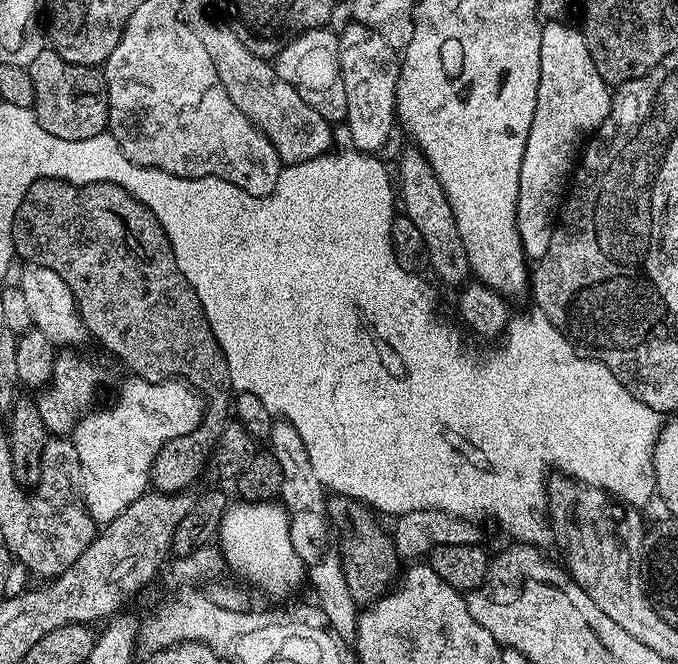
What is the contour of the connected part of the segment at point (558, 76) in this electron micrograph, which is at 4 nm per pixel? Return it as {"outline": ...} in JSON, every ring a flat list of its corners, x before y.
{"outline":[[562,20,547,21,541,27,542,50,540,51,540,77,538,78,538,102,534,106,534,122,530,122,530,134,526,138,526,154,522,154,522,172,518,174,518,206,516,221,518,222,518,238,529,261,535,262,546,254,550,247,550,238,554,221,562,208,574,165,585,147,586,141,612,109,612,92,610,85,598,74,598,66,594,66,594,58,590,58,590,50,584,41,584,33,579,27,571,28,571,23]]}

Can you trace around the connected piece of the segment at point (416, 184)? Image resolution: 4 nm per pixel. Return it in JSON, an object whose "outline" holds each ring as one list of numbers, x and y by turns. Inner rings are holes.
{"outline":[[409,146,400,156,398,200,401,205,404,203,404,208,402,208,403,215,408,216,410,222,414,222,414,226,418,226,418,231,422,233,422,239,426,242,426,254,428,255,430,272,433,272,444,284,463,285,469,279,470,269,466,258,466,246,462,246,462,238,458,234,458,222,454,222,454,210,450,210,450,202,446,198,446,194,434,174,430,162,426,162,423,152,415,146]]}

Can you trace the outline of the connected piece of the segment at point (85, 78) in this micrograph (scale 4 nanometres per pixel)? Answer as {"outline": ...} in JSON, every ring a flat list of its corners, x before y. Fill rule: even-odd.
{"outline":[[41,47,38,58,27,64,34,82,32,108,36,120,50,134,67,140,85,140,108,127,108,91,103,75,96,68,66,62,51,47]]}

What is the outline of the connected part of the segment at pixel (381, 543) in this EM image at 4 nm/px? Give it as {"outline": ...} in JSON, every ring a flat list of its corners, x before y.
{"outline":[[332,494,327,497,326,503,328,523,335,531,336,528,340,531,338,551,346,586,350,586,350,594,357,605,373,604,397,583,402,572,402,560,396,554,393,537,387,531,384,533,383,526,376,521,377,513,363,500]]}

